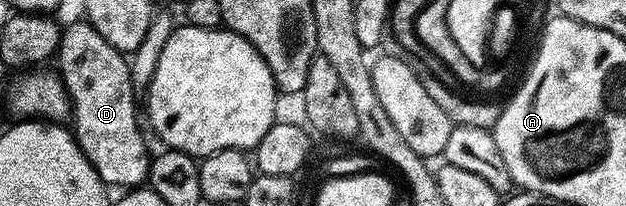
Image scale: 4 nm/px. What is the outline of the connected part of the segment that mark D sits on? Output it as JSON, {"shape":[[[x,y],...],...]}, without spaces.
{"shape":[[[80,20],[80,22],[71,22],[68,26],[62,27],[59,36],[59,49],[57,51],[57,65],[58,73],[61,75],[63,82],[67,85],[67,92],[71,96],[73,103],[73,133],[75,135],[75,141],[78,142],[79,147],[83,149],[83,155],[89,159],[93,164],[95,171],[101,176],[101,180],[108,187],[114,188],[114,186],[127,186],[123,188],[139,188],[148,181],[148,167],[149,167],[149,155],[147,156],[147,146],[143,143],[143,134],[139,131],[139,122],[135,119],[135,95],[136,91],[131,84],[131,68],[128,59],[125,57],[124,51],[113,48],[113,44],[109,44],[109,40],[105,40],[105,36],[101,36],[101,32],[97,32],[97,28],[93,28],[90,22],[86,20]]]}

